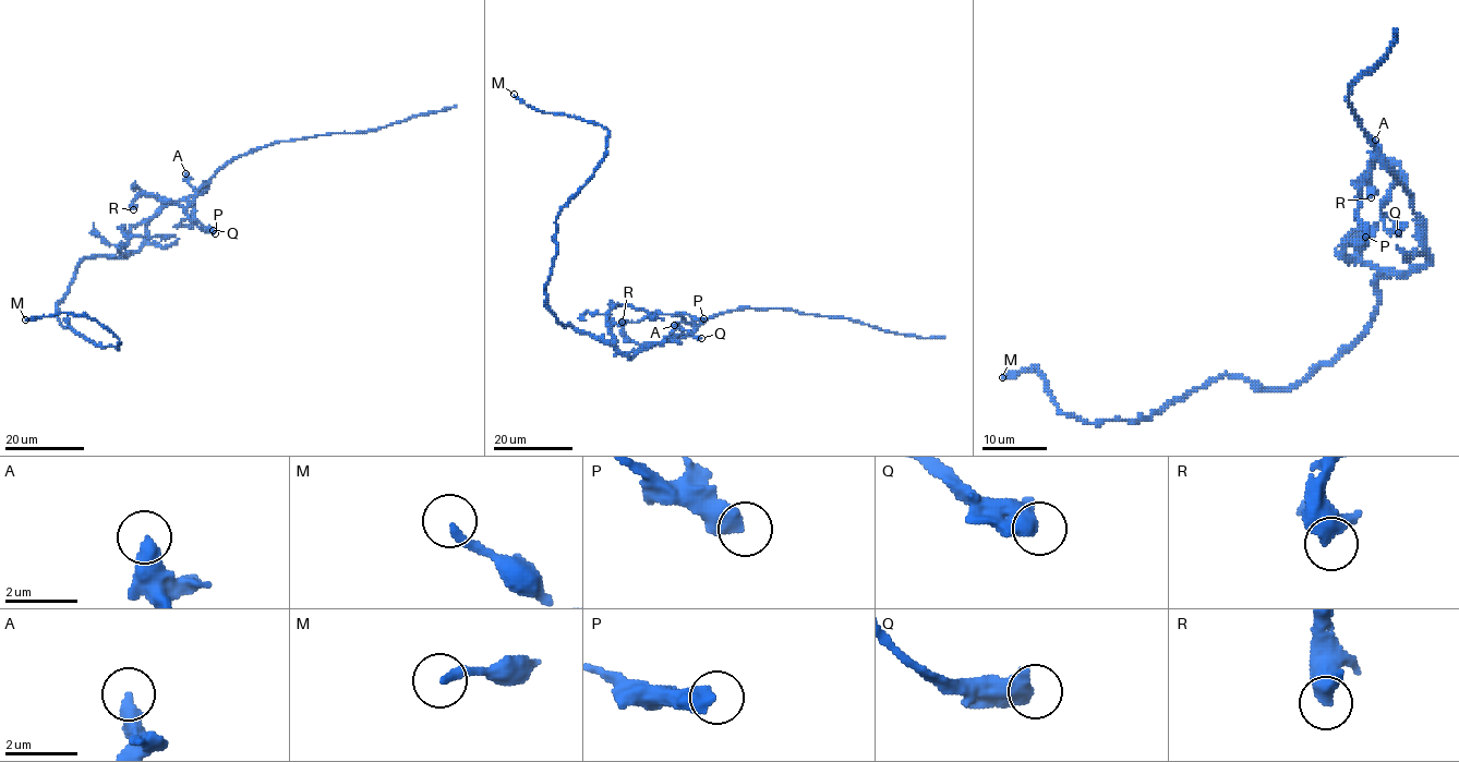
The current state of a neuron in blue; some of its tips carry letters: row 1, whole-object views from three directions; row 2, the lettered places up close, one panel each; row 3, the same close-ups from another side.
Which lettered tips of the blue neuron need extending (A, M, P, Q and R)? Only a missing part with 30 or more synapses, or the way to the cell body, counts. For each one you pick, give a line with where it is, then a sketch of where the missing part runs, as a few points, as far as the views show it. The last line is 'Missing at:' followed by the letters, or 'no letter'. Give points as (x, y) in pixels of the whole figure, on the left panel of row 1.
Missing at: no letter

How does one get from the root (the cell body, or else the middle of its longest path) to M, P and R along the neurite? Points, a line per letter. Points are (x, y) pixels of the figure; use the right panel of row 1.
M: (1402, 274), (1376, 282), (1349, 345), (1278, 390), (1220, 375), (1147, 418), (1084, 422), (1033, 366), (1002, 377)
P: (1402, 274), (1429, 259), (1423, 224), (1382, 157), (1367, 172), (1359, 194), (1358, 220), (1365, 237)
R: (1402, 274), (1429, 259), (1423, 224), (1382, 157), (1359, 193), (1358, 185), (1371, 172), (1371, 197)

